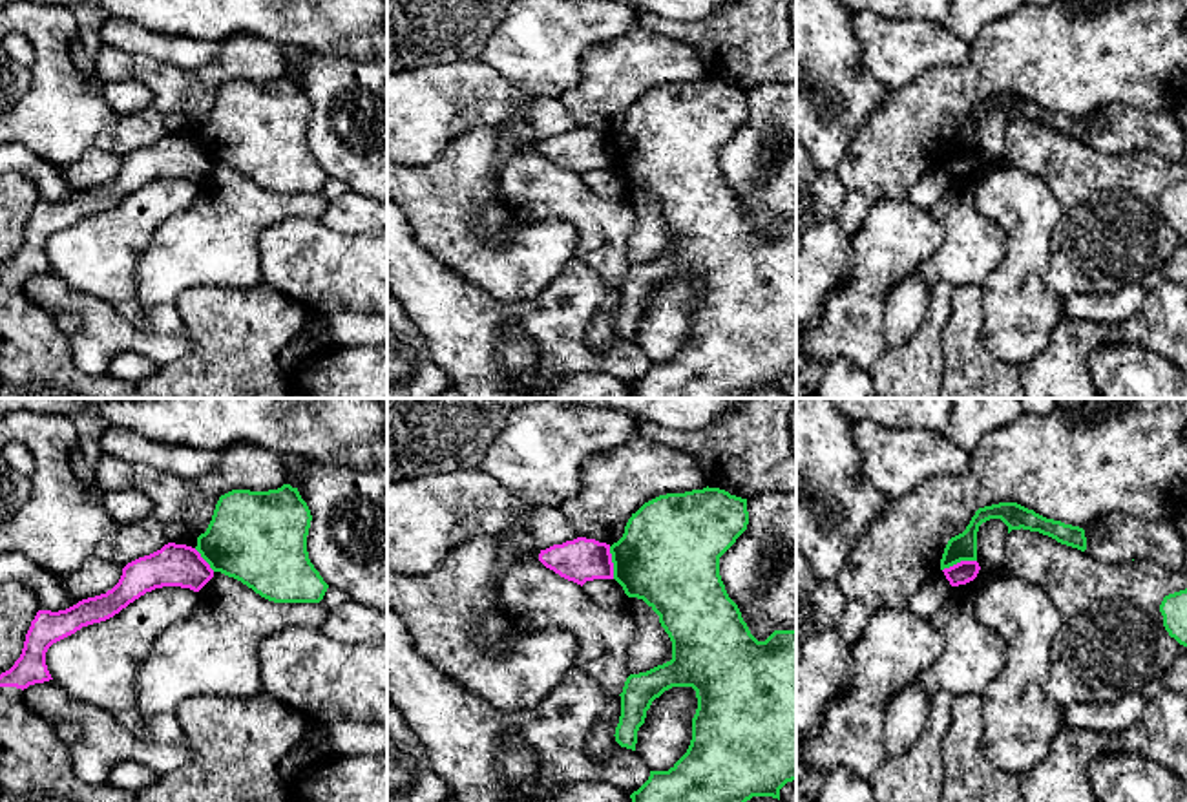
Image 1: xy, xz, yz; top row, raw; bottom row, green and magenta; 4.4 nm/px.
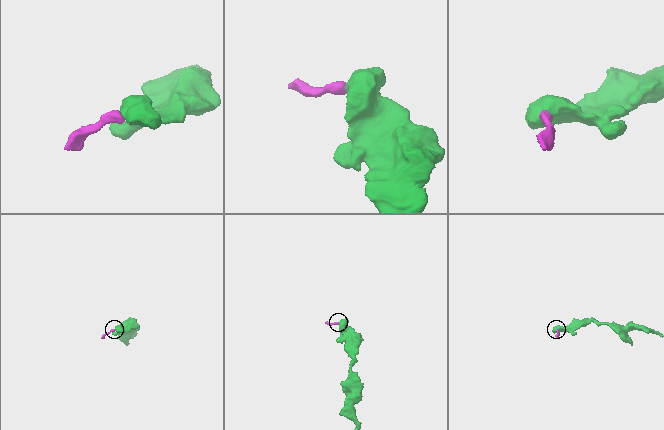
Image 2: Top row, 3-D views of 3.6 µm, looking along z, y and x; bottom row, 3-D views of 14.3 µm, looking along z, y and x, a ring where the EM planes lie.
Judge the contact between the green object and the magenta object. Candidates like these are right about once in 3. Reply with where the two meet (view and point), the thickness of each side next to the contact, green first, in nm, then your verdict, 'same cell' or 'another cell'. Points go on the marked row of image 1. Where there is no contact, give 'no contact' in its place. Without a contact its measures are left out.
contact yz (959, 561); calibres 120 and 100 nm; another cell

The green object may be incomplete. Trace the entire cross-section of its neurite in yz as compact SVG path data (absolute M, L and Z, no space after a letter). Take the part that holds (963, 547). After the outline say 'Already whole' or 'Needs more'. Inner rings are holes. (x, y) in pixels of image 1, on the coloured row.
M999 502L979 508L966 530L948 541L940 559L940 570L950 568L961 561L977 561L977 532L979 526L990 519L1001 519L1008 526L1008 533L1012 530L1023 528L1048 535L1057 543L1077 548L1081 552L1087 550L1087 537L1083 528L1046 519L1017 502Z. Already whole

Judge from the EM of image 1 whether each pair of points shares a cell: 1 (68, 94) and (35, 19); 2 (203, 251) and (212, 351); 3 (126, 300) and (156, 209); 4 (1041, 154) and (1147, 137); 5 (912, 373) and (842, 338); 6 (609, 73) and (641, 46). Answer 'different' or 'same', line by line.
1: same
2: different
3: same
4: different
5: different
6: same

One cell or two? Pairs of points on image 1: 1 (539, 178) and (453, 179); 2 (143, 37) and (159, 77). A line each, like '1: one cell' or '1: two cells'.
1: two cells
2: two cells

